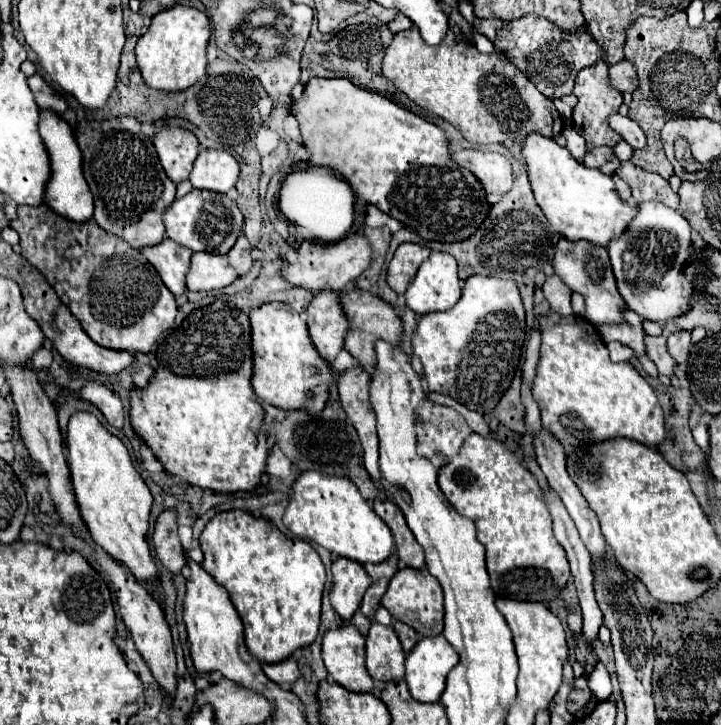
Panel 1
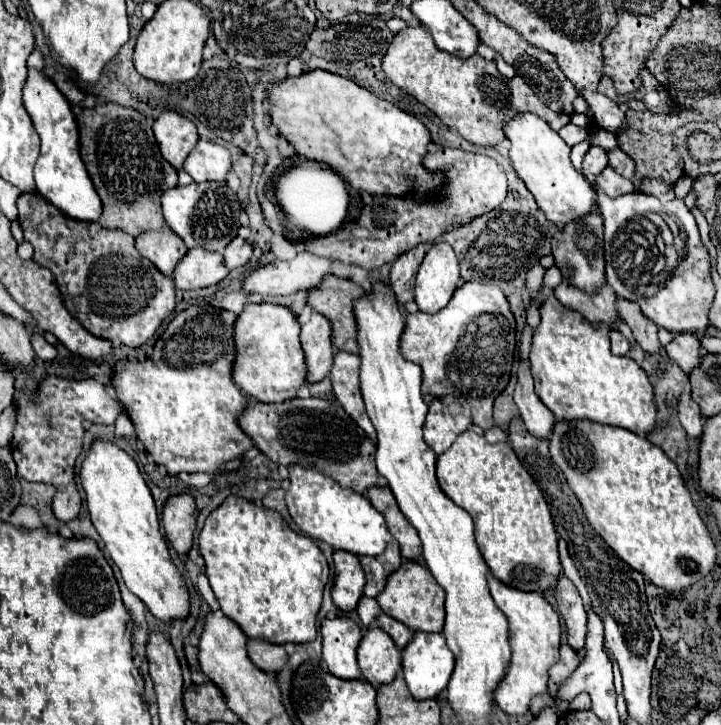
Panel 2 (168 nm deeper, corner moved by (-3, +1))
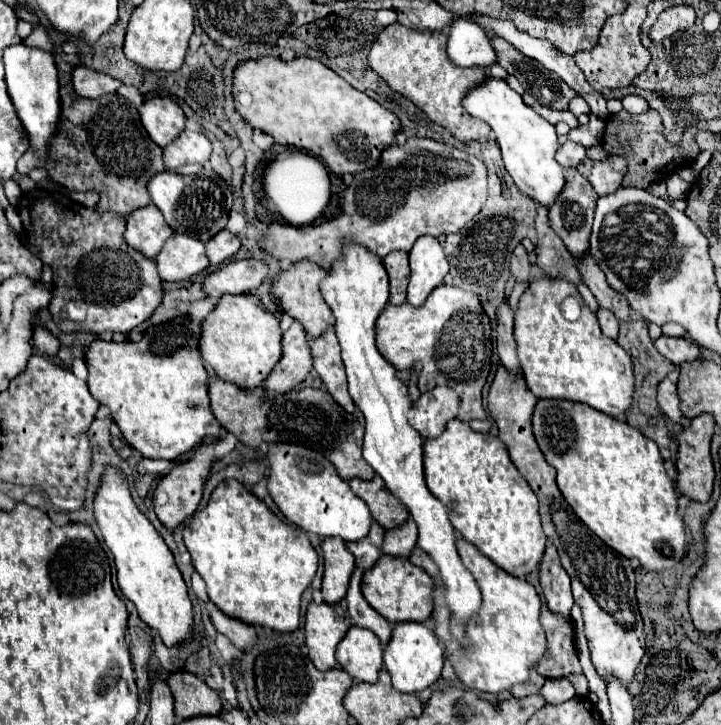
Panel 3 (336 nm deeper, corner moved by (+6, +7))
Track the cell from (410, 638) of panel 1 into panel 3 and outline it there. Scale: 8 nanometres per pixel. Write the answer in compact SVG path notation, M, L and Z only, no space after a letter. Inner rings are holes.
M355 568L353 570L353 576L351 576L351 582L349 582L349 590L347 590L347 612L349 612L349 620L353 626L359 626L359 628L367 628L371 630L381 646L385 646L391 638L391 630L393 630L393 624L387 622L383 616L379 616L369 604L367 600L363 598L361 594L361 568Z

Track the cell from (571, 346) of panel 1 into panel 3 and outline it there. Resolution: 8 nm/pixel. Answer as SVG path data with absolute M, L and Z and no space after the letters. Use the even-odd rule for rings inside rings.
M539 278L519 298L513 334L527 386L537 398L567 398L589 404L609 416L621 416L633 400L633 362L615 340L603 336L597 316L585 302L581 302L579 320L565 320L559 310L565 296L579 296L575 284Z

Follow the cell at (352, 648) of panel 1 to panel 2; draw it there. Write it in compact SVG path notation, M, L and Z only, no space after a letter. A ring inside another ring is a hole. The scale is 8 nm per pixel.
M338 616L334 620L324 620L320 632L322 658L328 664L328 670L342 680L358 680L360 666L356 650L362 640L360 626L348 616Z

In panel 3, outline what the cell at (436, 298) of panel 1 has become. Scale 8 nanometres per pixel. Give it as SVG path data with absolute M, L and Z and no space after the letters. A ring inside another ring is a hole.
M421 236L413 248L409 250L411 278L407 288L407 302L413 306L421 306L425 298L437 288L449 272L447 258L437 238Z

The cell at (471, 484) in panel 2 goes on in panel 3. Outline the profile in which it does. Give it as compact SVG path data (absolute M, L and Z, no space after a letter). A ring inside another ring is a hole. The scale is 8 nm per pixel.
M455 418L447 424L441 436L423 442L423 464L425 482L431 494L437 500L445 502L445 506L453 506L455 502L455 506L451 508L451 524L455 526L455 530L461 532L467 542L475 544L489 560L493 560L499 568L517 578L525 578L539 566L545 552L547 536L541 530L537 496L533 496L523 476L519 476L515 464L507 454L507 446L497 436L475 432L467 422Z

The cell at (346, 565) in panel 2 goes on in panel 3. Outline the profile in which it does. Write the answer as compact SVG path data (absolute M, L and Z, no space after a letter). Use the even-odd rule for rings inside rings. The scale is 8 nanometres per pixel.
M325 538L321 544L323 550L323 600L327 604L337 604L349 586L351 572L355 568L353 554L345 548L341 538Z

